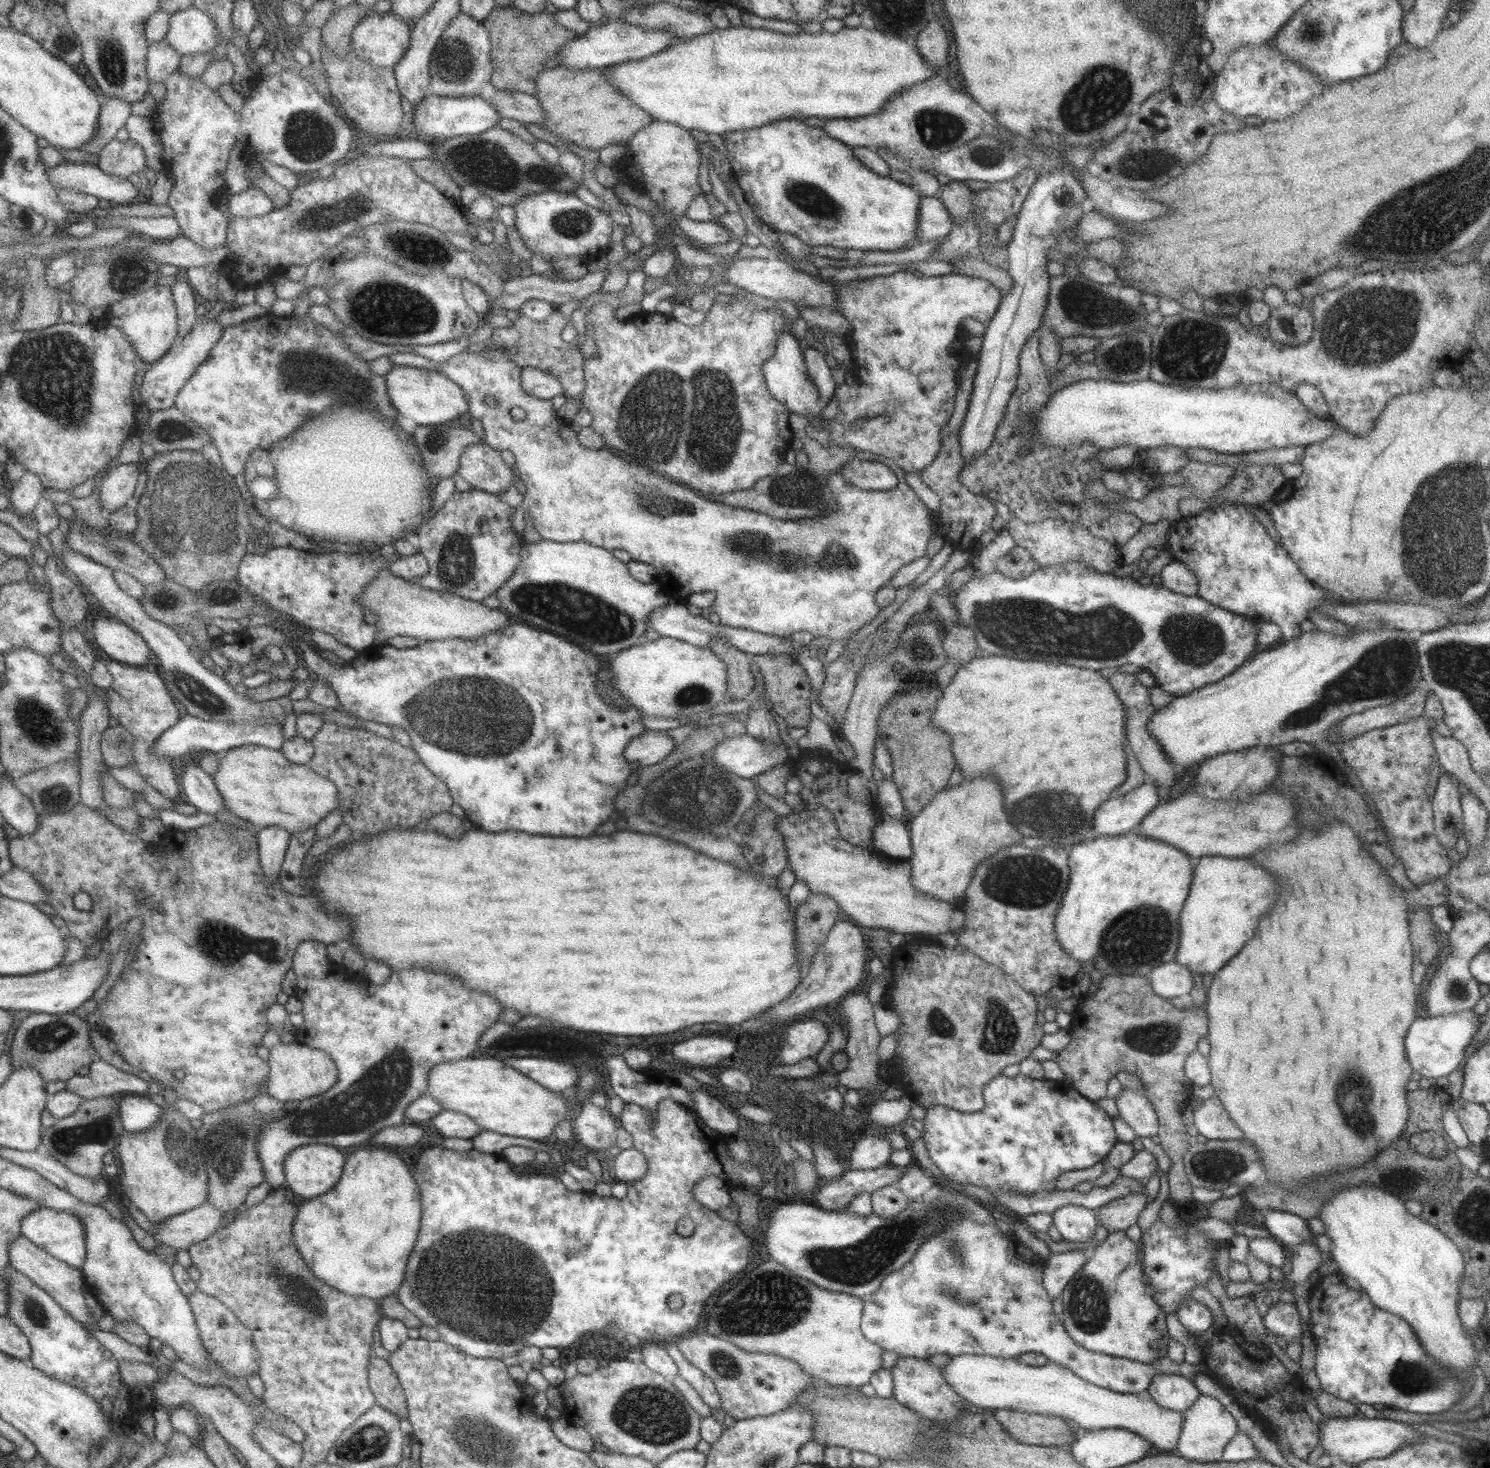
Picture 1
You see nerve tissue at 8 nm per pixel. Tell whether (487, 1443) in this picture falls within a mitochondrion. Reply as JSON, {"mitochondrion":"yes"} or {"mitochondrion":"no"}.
{"mitochondrion":"yes"}

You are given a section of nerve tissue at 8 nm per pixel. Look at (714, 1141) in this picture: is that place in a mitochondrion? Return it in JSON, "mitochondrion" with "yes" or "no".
{"mitochondrion":"no"}

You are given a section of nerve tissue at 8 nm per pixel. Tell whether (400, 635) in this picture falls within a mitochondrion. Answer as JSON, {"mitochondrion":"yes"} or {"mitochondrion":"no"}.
{"mitochondrion":"no"}

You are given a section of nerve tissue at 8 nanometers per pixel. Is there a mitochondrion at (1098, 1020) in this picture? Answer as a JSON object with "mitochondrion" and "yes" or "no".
{"mitochondrion":"no"}

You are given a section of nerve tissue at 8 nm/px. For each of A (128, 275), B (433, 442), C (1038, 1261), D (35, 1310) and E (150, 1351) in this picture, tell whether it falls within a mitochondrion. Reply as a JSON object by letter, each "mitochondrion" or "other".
{"A":"mitochondrion","B":"other","C":"other","D":"mitochondrion","E":"other"}

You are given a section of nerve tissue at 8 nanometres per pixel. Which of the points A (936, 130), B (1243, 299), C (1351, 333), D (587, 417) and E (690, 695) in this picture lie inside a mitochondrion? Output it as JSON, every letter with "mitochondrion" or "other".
{"A":"mitochondrion","B":"other","C":"mitochondrion","D":"other","E":"mitochondrion"}

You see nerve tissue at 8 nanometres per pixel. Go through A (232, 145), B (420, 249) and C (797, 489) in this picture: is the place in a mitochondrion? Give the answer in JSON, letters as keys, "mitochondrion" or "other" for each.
{"A":"other","B":"mitochondrion","C":"mitochondrion"}

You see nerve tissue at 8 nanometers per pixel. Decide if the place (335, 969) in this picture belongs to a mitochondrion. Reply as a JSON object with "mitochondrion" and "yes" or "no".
{"mitochondrion":"no"}

